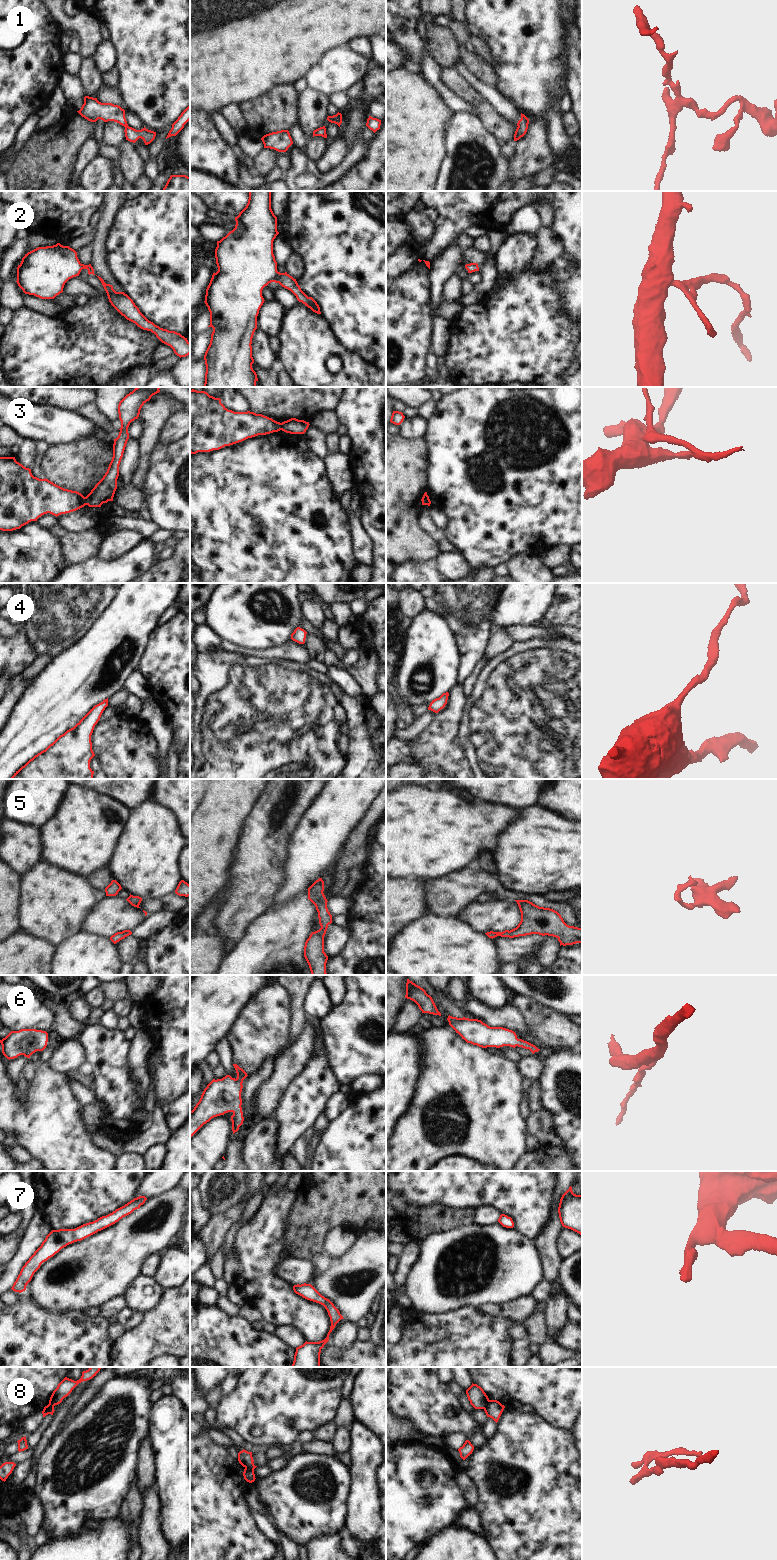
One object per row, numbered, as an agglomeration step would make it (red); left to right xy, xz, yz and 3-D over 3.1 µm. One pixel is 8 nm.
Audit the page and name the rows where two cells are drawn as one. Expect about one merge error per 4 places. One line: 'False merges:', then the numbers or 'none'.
False merges: 3, 8

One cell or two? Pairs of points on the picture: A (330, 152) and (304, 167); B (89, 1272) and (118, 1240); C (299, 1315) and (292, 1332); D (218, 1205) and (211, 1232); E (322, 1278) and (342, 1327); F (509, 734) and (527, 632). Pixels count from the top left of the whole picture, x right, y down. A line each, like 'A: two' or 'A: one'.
A: two
B: one
C: two
D: two
E: two
F: two

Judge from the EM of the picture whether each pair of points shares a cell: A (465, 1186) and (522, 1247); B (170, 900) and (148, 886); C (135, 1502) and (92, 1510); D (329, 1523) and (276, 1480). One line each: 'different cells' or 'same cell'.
A: different cells
B: different cells
C: different cells
D: same cell

